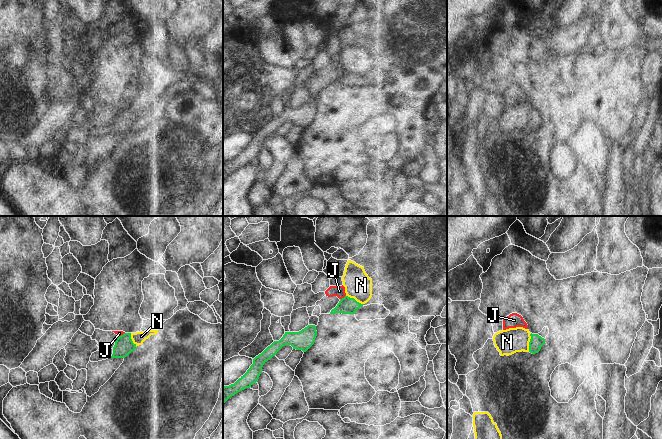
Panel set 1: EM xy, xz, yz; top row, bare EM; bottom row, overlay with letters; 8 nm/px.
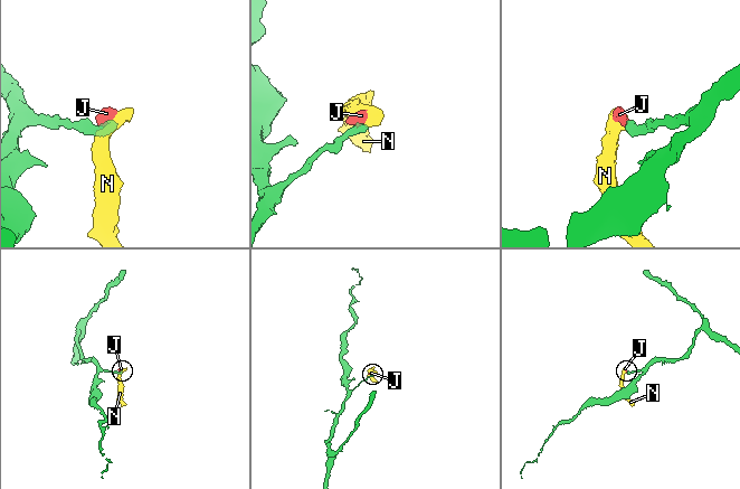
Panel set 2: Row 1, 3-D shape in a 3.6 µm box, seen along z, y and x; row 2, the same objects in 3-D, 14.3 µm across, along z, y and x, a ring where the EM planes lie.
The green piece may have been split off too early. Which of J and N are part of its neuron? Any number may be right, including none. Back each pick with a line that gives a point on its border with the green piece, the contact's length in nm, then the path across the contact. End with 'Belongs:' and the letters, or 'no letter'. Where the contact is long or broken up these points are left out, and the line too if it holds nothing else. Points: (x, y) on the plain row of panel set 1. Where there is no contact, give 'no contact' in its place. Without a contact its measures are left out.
Belongs: no letter

